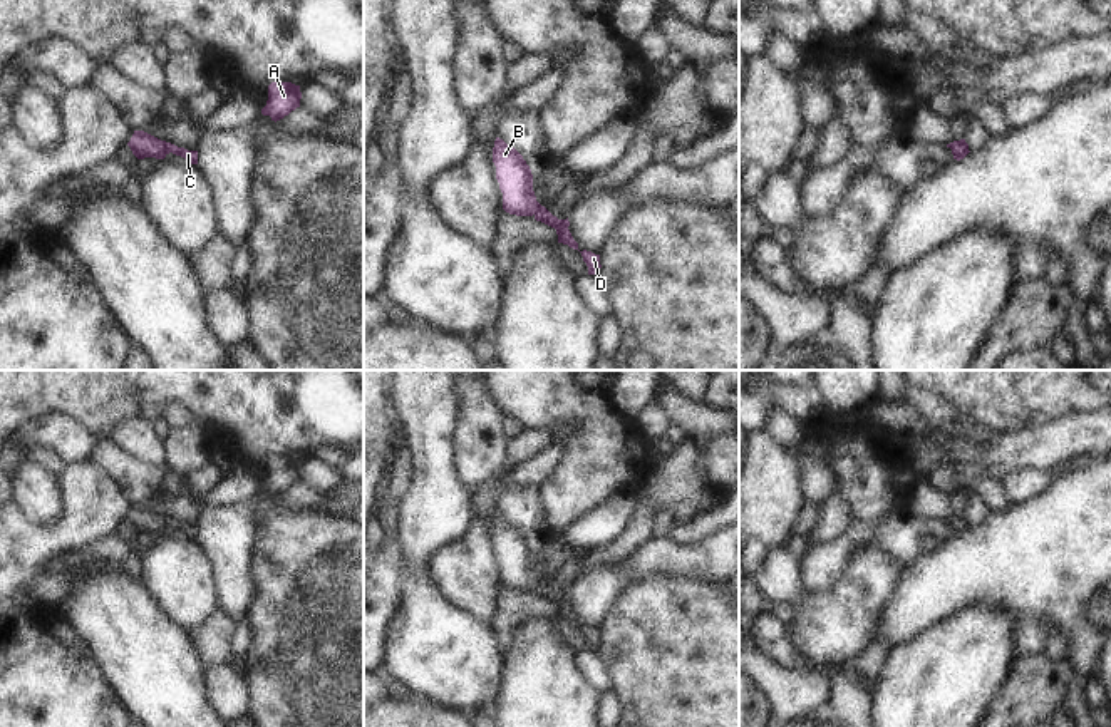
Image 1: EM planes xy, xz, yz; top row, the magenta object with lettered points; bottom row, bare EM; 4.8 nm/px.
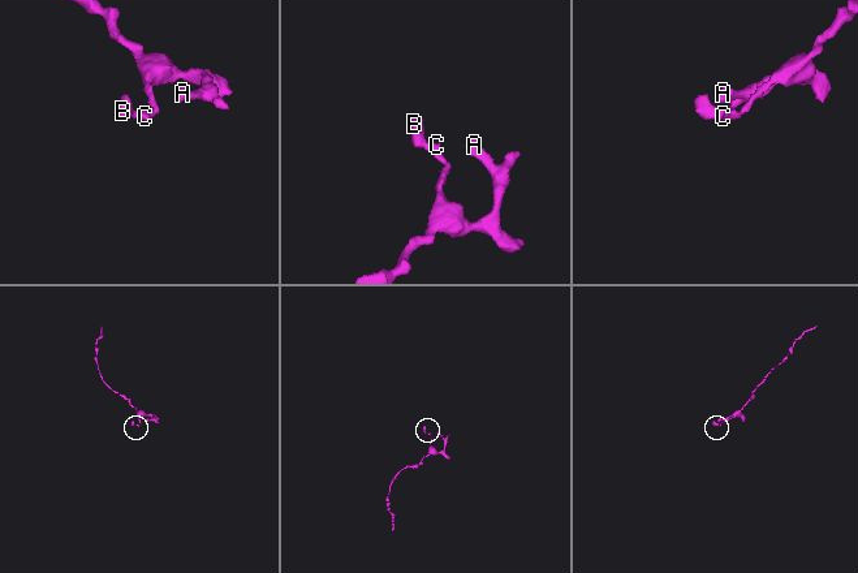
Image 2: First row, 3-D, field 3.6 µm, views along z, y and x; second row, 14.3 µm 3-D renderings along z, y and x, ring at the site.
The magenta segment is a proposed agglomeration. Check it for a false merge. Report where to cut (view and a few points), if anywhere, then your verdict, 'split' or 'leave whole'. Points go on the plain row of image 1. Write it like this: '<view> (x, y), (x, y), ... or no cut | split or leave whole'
no cut | leave whole

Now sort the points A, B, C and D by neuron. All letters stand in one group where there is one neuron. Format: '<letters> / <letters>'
A B C D

